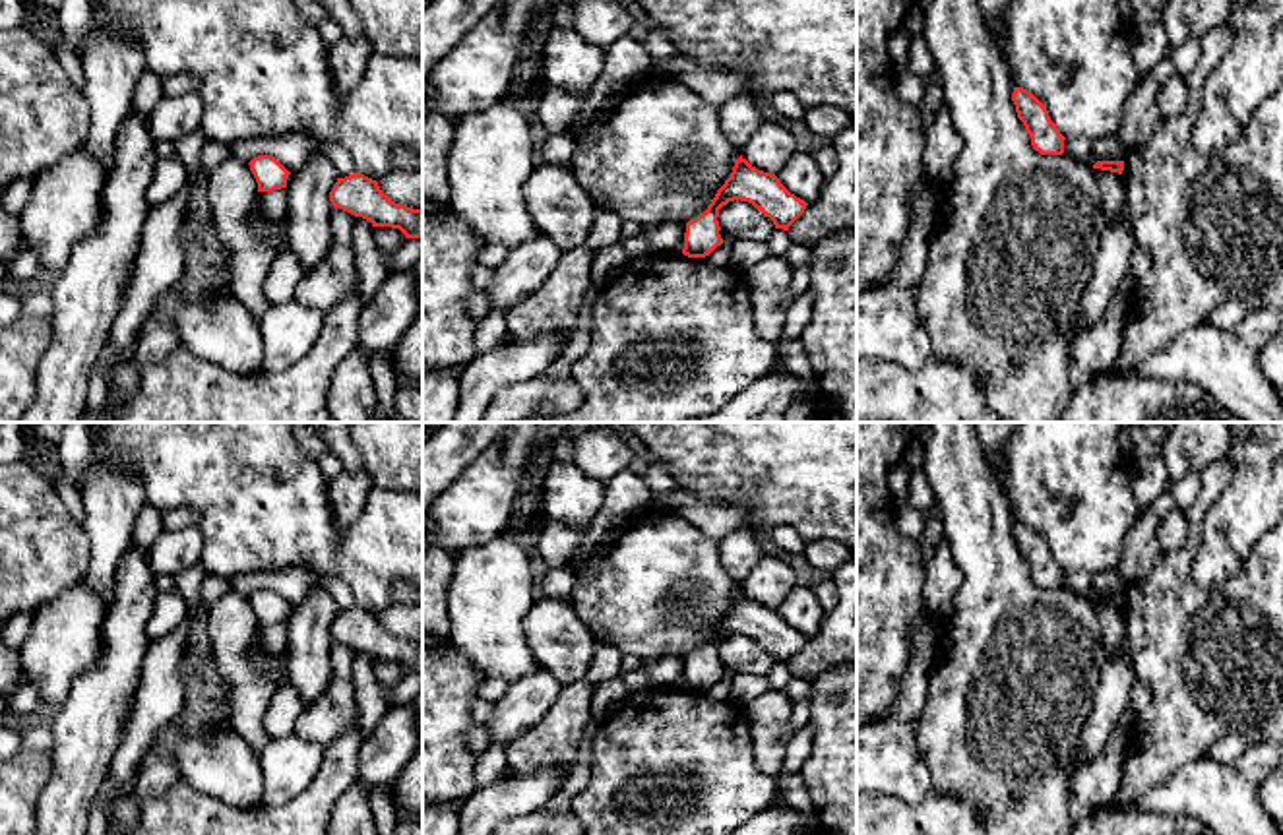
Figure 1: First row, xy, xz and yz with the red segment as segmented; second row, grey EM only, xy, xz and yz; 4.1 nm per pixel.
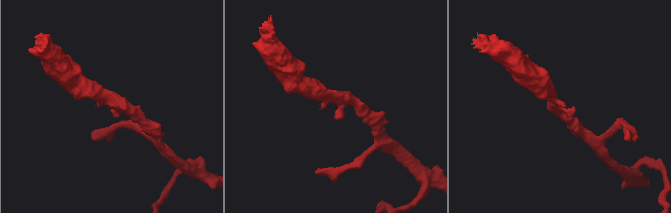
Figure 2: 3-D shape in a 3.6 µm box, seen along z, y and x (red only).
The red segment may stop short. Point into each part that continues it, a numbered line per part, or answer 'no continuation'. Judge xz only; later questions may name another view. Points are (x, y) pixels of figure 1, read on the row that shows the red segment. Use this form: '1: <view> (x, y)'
no continuation

